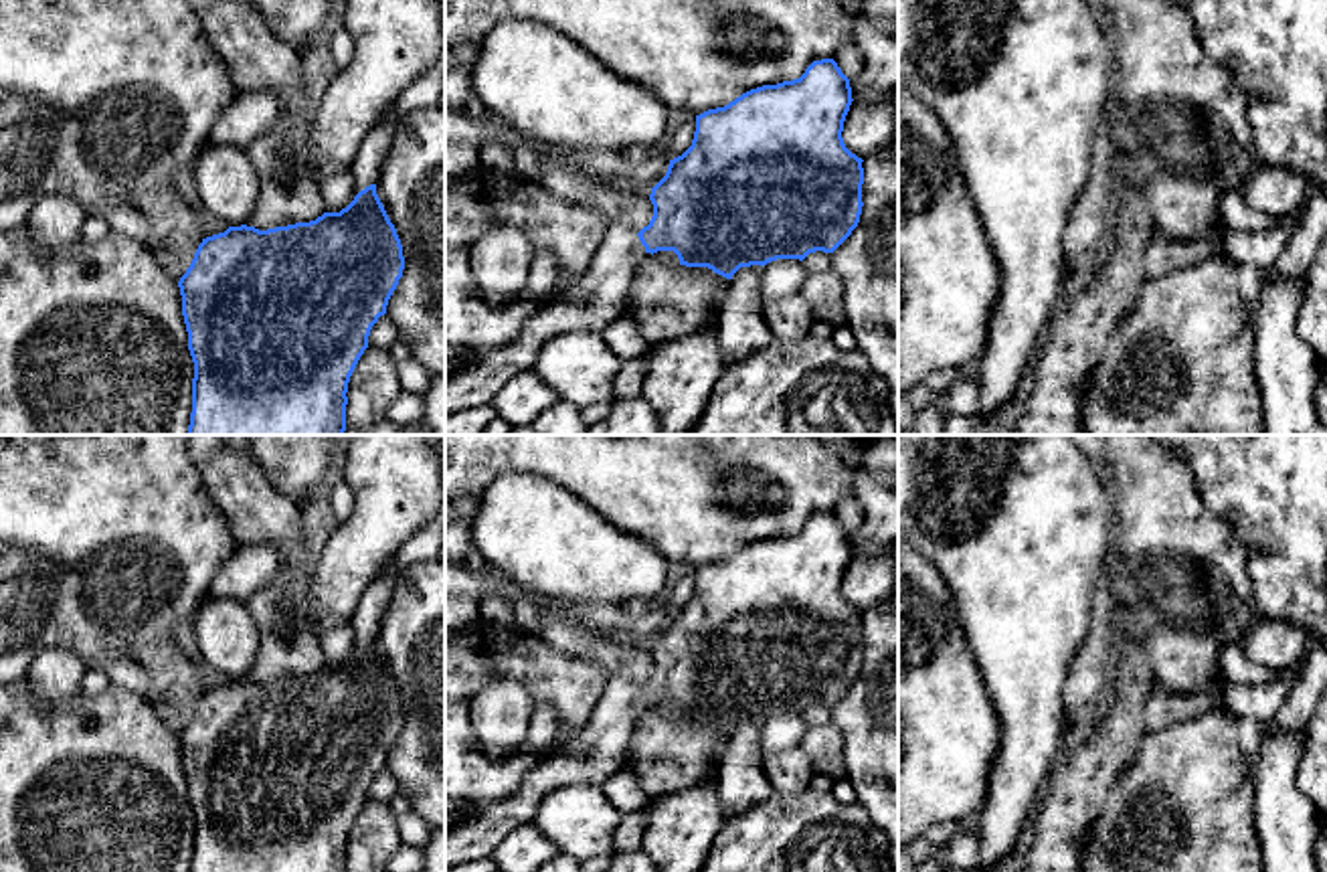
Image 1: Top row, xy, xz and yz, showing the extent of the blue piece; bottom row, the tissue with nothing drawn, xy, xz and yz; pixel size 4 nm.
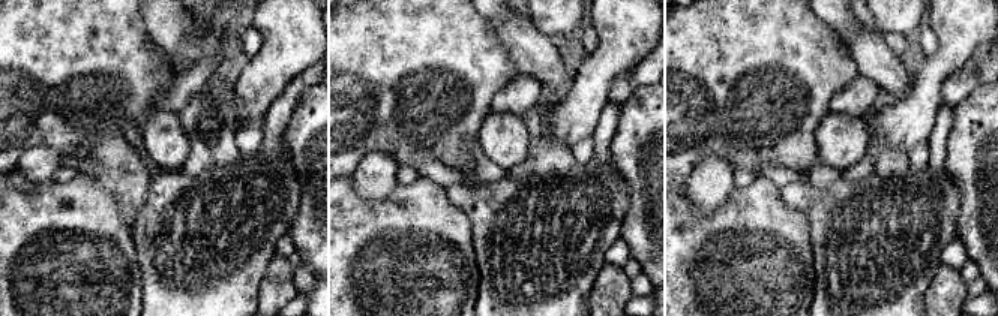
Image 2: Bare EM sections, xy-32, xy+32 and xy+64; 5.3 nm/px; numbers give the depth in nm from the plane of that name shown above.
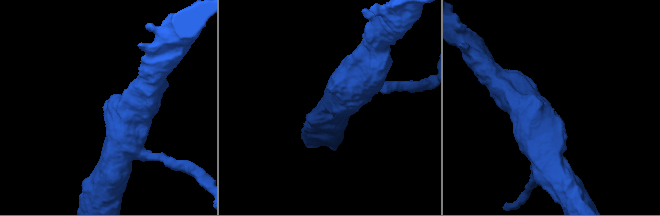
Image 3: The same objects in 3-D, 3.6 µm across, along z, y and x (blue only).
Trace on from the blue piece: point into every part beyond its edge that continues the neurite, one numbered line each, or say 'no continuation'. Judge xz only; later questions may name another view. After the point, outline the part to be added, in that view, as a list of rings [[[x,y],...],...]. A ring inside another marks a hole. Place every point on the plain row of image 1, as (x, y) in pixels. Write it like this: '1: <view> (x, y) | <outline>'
1: xz (597, 751) | [[[611,676],[587,726],[508,799],[445,834],[445,868],[488,858],[516,827],[530,823],[538,803],[558,787],[603,785],[625,763],[627,745],[645,708],[637,686]]]

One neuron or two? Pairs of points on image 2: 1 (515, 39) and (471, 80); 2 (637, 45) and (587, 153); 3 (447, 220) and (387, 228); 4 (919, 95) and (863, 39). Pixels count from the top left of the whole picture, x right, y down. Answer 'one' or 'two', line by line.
1: two
2: two
3: one
4: two

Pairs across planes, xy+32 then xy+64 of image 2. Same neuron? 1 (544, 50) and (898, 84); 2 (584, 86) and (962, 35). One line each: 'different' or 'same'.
1: same
2: same

